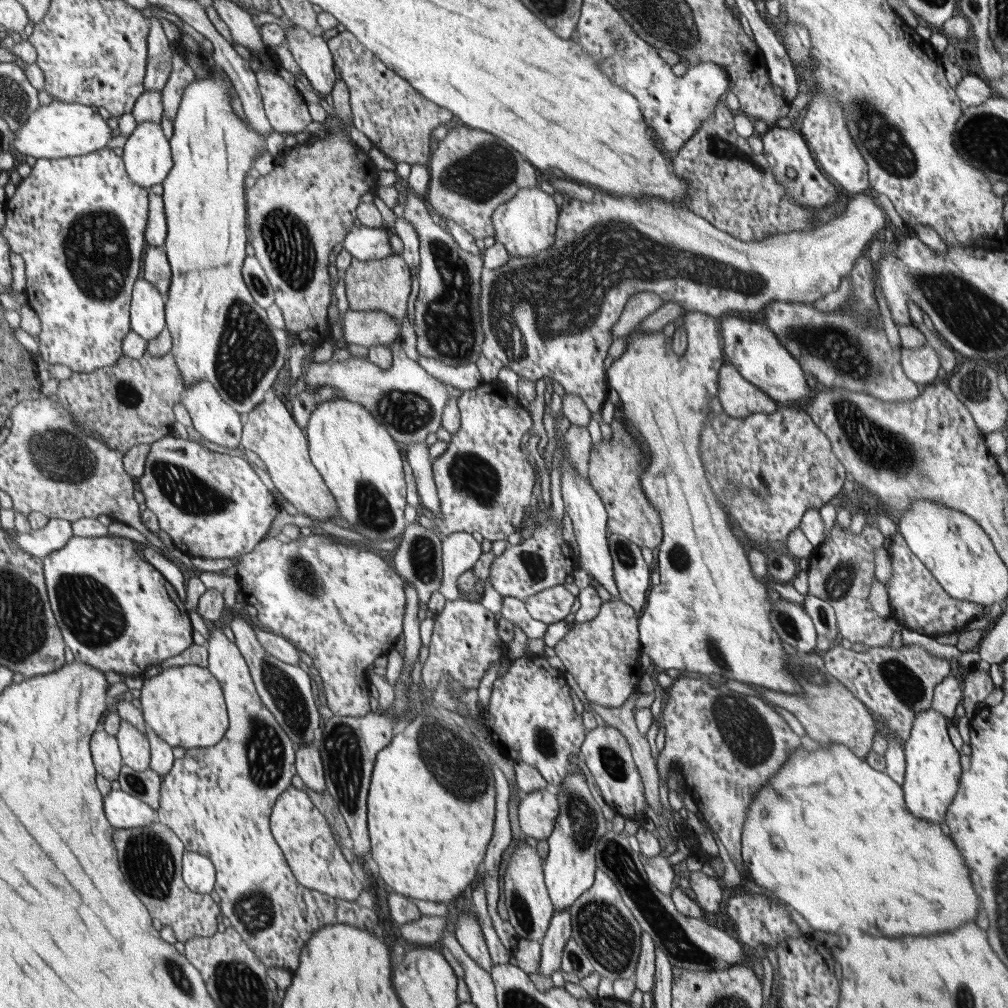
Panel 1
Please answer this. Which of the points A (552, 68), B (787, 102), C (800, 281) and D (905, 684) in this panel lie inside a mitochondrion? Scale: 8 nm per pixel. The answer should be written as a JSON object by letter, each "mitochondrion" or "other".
{"A":"other","B":"other","C":"other","D":"mitochondrion"}

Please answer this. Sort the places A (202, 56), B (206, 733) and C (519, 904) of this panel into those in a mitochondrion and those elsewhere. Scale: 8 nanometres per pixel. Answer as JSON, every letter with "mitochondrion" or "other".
{"A":"other","B":"other","C":"mitochondrion"}

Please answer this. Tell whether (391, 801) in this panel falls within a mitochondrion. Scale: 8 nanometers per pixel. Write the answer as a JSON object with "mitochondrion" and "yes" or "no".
{"mitochondrion":"no"}

